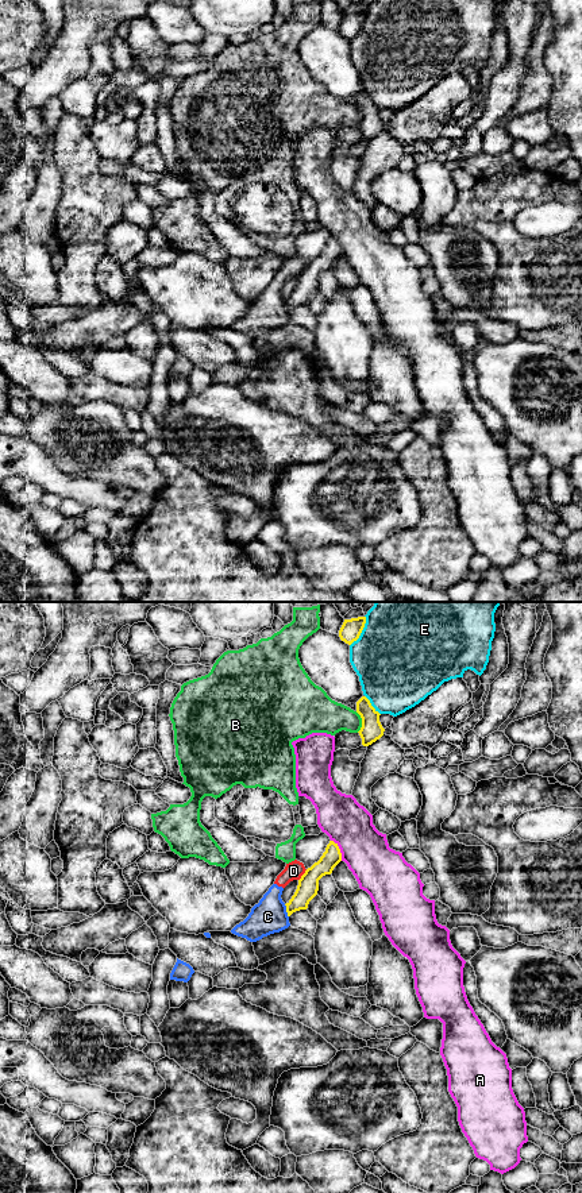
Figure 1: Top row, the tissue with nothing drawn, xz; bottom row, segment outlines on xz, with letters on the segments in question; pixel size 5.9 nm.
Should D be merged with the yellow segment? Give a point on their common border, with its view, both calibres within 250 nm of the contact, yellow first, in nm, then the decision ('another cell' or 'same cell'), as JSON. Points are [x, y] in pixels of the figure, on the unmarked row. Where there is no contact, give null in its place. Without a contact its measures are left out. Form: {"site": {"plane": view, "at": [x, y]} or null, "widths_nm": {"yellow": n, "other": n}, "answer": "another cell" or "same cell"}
{"site": {"plane": "xz", "at": [303, 270]}, "widths_nm": {"yellow": 130, "other": 110}, "answer": "another cell"}

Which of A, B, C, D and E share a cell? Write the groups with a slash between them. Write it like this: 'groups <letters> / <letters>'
groups A / B / C D / E

